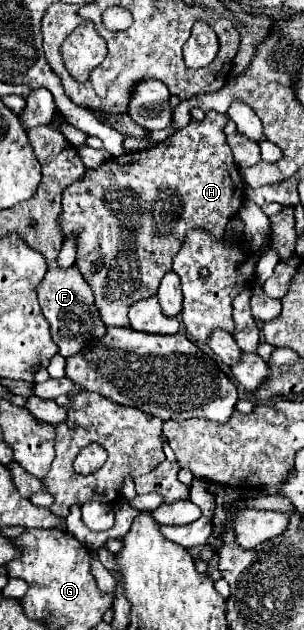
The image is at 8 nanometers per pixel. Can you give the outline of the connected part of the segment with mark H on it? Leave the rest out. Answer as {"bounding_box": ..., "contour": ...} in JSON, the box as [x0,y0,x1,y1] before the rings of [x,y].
{"bounding_box":[62,112,246,326],"contour":[[[208,112],[204,120],[192,120],[186,128],[174,132],[164,142],[146,150],[128,152],[118,158],[108,158],[98,168],[86,168],[82,182],[70,184],[62,194],[62,236],[76,242],[76,266],[90,282],[96,298],[96,308],[102,322],[108,326],[128,326],[128,308],[140,298],[154,296],[160,280],[172,270],[174,254],[178,254],[186,234],[194,228],[224,236],[224,228],[232,216],[238,214],[246,200],[246,184],[242,182],[240,168],[232,160],[230,146],[226,144],[224,126],[228,116]]]}

